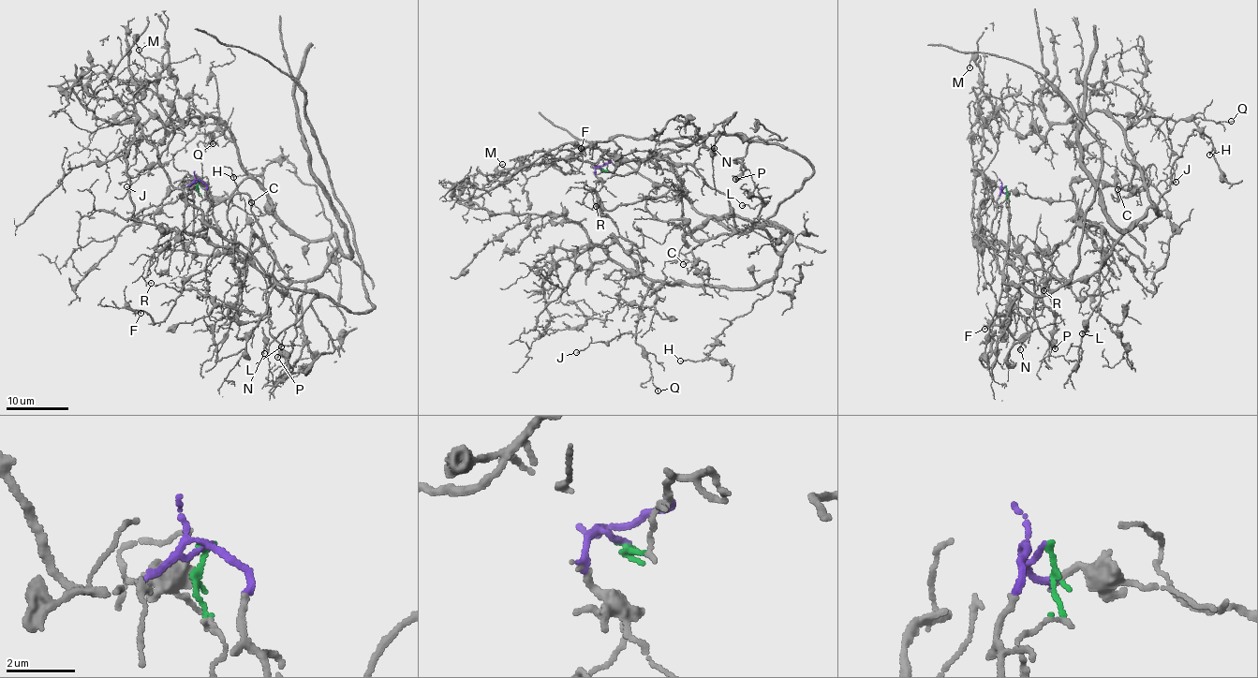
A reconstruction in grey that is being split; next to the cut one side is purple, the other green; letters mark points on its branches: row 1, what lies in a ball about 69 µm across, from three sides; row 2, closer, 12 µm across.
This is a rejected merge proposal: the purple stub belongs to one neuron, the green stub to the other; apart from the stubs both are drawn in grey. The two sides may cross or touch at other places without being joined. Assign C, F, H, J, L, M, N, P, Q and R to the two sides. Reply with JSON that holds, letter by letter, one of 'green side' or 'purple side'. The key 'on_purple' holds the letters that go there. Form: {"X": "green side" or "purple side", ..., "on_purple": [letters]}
{"C": "green side", "F": "green side", "H": "green side", "J": "green side", "L": "green side", "M": "purple side", "N": "purple side", "P": "purple side", "Q": "green side", "R": "green side", "on_purple": ["M", "N", "P"]}

